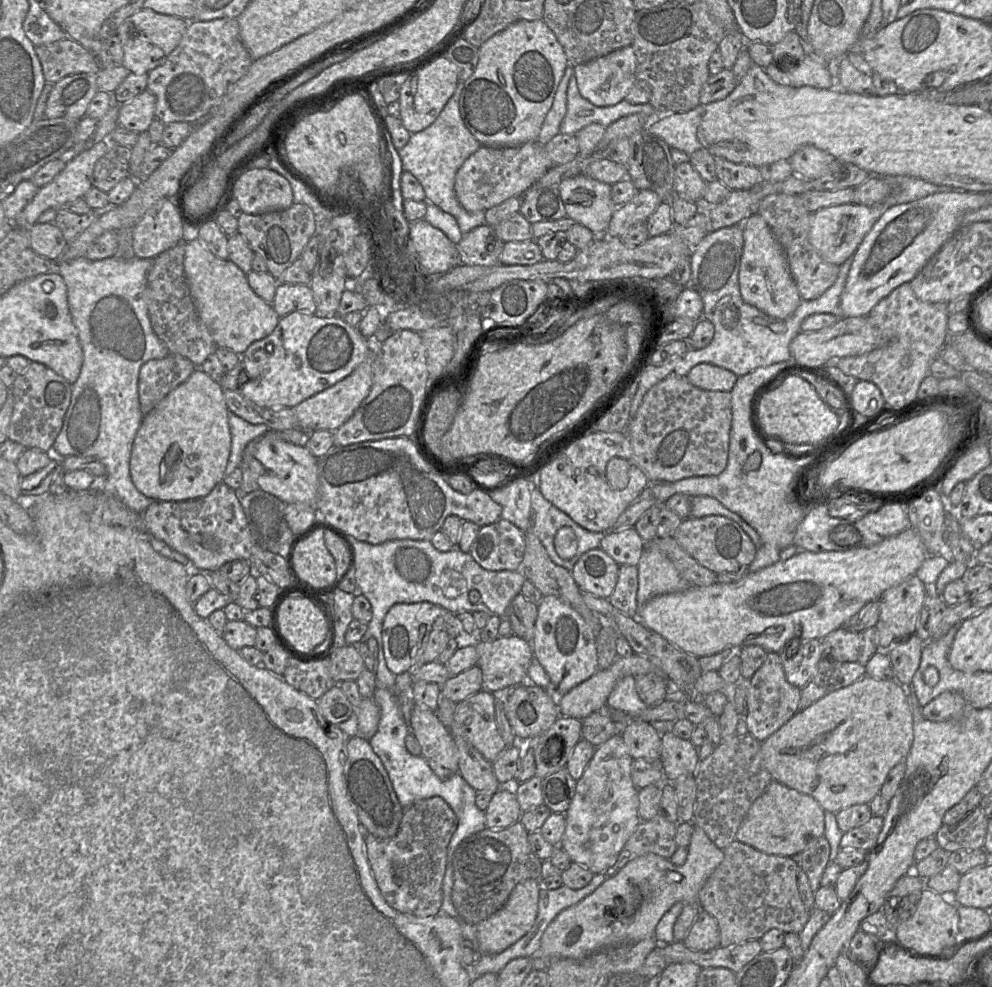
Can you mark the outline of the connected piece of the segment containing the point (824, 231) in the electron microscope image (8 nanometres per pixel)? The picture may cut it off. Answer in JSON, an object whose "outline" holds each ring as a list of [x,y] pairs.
{"outline":[[[845,203],[819,209],[812,213],[809,241],[823,260],[842,265],[853,255],[883,212],[866,205]]]}

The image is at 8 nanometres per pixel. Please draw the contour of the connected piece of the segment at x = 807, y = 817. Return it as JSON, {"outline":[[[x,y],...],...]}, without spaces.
{"outline":[[[771,780],[748,810],[737,830],[736,840],[769,855],[794,857],[810,841],[824,836],[824,816],[825,811],[814,798]]]}

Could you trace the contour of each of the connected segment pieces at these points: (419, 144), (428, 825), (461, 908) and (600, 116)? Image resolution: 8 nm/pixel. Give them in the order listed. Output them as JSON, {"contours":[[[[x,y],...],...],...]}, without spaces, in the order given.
{"contours":[[[[458,81],[454,94],[447,101],[437,119],[426,129],[411,133],[408,143],[398,151],[403,171],[410,172],[422,185],[427,201],[451,214],[457,221],[462,234],[486,224],[486,210],[469,212],[459,203],[455,191],[455,175],[464,161],[481,143],[466,127],[459,109],[459,99],[464,88],[464,81]]],[[[430,797],[403,809],[394,837],[379,839],[365,834],[367,860],[383,898],[392,908],[418,917],[440,912],[448,846],[457,825],[458,819],[451,807],[441,797]]],[[[518,821],[504,829],[485,828],[464,839],[453,854],[453,887],[451,899],[457,918],[464,923],[477,925],[497,912],[508,900],[514,887],[529,879],[540,880],[542,860],[532,851],[528,832]]],[[[573,73],[567,88],[567,111],[560,124],[560,133],[576,135],[592,123],[598,123],[606,128],[621,117],[639,113],[652,116],[656,109],[650,103],[631,104],[625,99],[613,106],[597,107],[582,97]]]]}

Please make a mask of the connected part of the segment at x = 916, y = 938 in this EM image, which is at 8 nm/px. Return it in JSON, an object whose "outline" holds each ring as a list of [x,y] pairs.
{"outline":[[[926,887],[923,889],[914,914],[900,923],[895,931],[894,938],[903,950],[917,956],[937,959],[949,958],[956,952],[963,942],[959,939],[959,916],[957,904],[947,896],[950,895],[940,895]]]}

